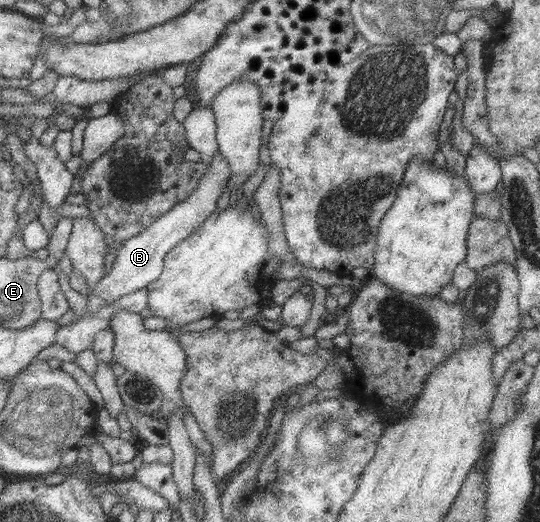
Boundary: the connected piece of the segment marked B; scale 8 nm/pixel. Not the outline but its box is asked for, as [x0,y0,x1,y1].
[86,153,231,314]

